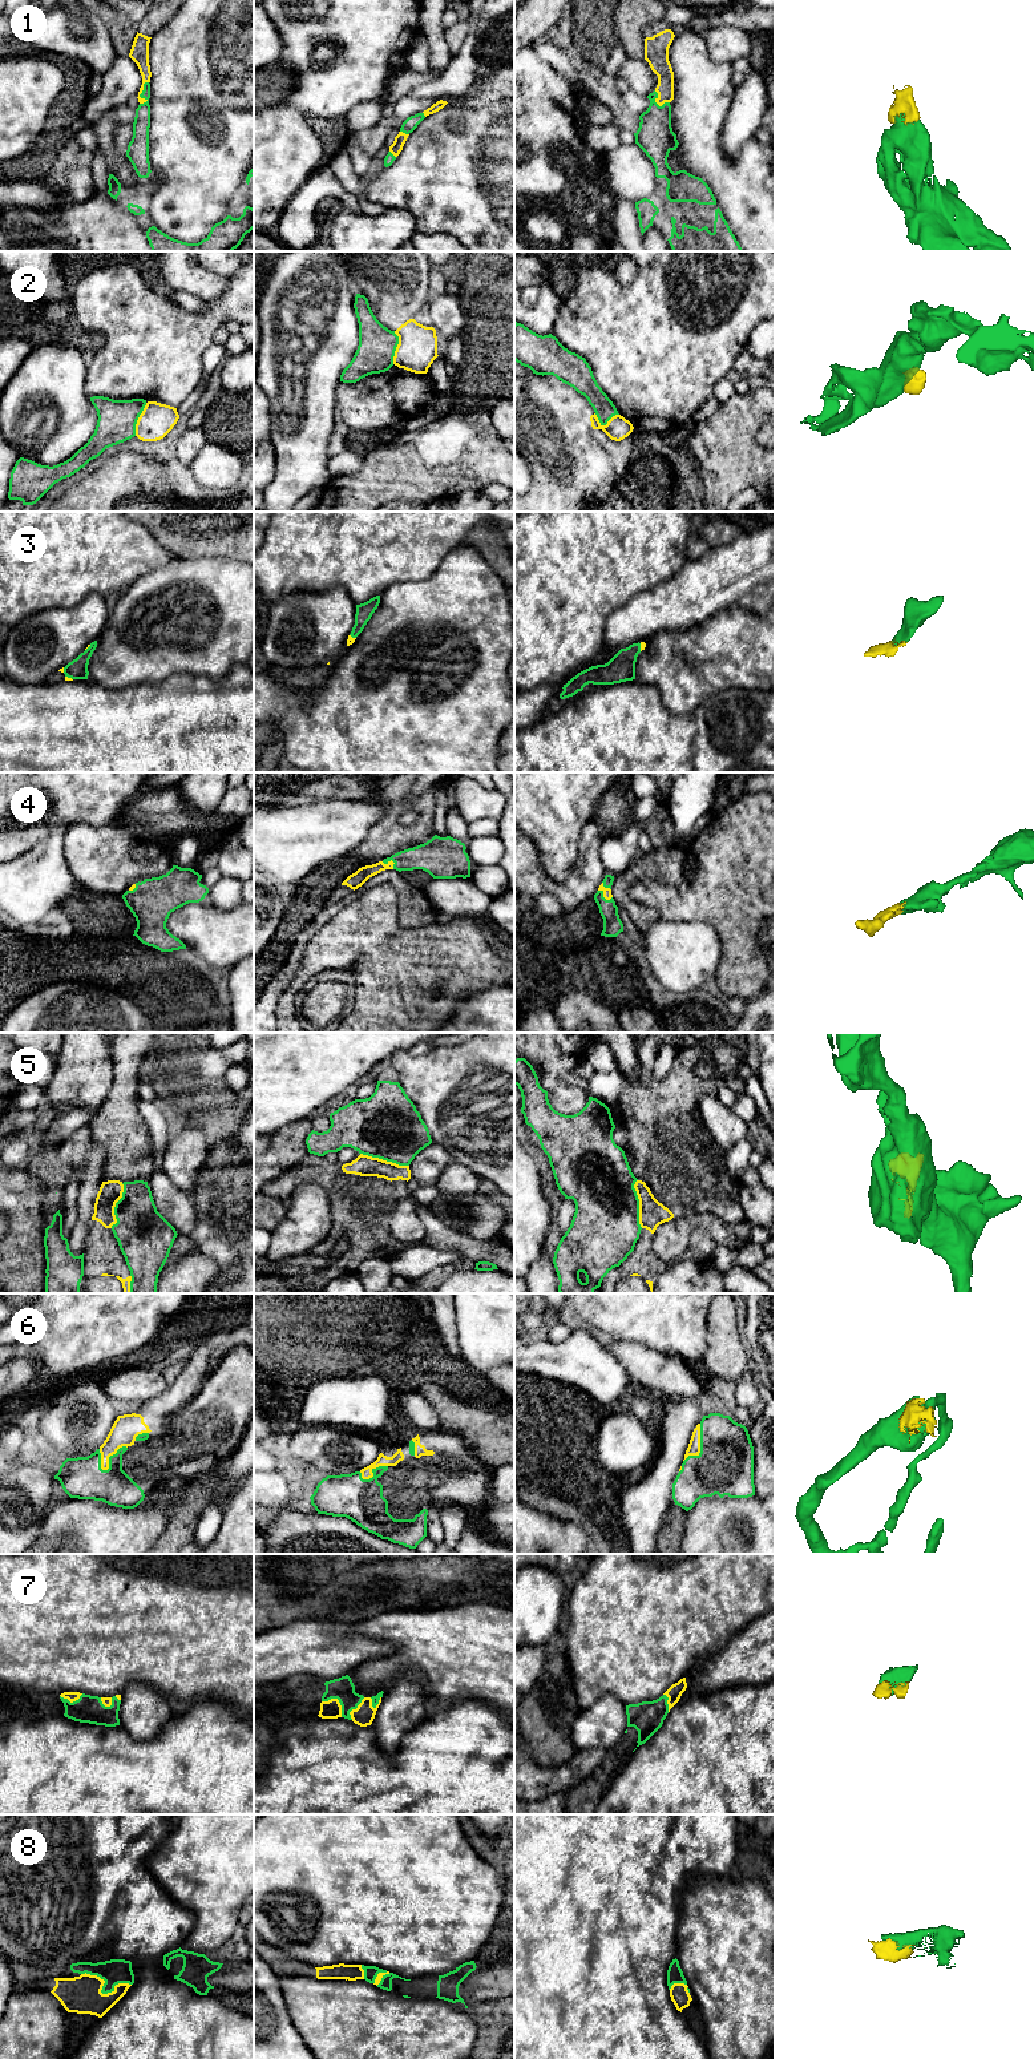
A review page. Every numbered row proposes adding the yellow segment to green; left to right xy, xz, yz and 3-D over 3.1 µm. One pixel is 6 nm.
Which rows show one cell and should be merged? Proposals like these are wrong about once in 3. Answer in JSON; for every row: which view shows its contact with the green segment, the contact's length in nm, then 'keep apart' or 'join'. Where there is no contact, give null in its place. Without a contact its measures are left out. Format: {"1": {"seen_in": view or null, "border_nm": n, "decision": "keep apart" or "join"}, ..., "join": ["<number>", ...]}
{"1": {"seen_in": "xy", "border_nm": 150, "decision": "join"}, "2": {"seen_in": "xy", "border_nm": 220, "decision": "keep apart"}, "3": {"seen_in": "xy", "border_nm": 50, "decision": "join"}, "4": {"seen_in": "xz", "border_nm": 90, "decision": "join"}, "5": {"seen_in": "xz", "border_nm": 300, "decision": "keep apart"}, "6": {"seen_in": "xy", "border_nm": 220, "decision": "join"}, "7": {"seen_in": "xz", "border_nm": 160, "decision": "join"}, "8": {"seen_in": "xy", "border_nm": 320, "decision": "join"}, "join": ["1", "3", "4", "6", "7", "8"]}

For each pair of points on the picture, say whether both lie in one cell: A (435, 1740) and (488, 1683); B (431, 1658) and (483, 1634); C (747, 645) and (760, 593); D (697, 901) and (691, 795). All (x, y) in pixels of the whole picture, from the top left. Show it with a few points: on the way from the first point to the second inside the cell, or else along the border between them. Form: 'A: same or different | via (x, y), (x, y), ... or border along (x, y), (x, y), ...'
A: different | border along (449, 1703), (480, 1700), (500, 1712)
B: same | via (444, 1651), (465, 1651), (469, 1647)
C: different | border along (723, 612), (743, 609), (760, 616)
D: different | border along (690, 843), (685, 851)

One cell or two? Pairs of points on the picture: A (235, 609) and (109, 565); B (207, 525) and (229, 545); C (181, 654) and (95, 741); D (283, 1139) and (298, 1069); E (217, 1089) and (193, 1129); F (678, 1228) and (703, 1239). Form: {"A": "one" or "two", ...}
{"A": "two", "B": "one", "C": "two", "D": "two", "E": "two", "F": "two"}

